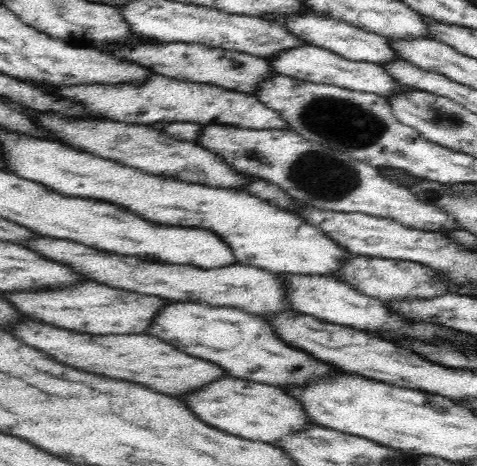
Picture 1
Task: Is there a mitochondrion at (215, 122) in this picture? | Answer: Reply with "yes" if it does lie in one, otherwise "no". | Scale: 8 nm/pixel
no

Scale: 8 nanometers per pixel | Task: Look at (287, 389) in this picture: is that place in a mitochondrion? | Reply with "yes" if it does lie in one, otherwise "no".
no

